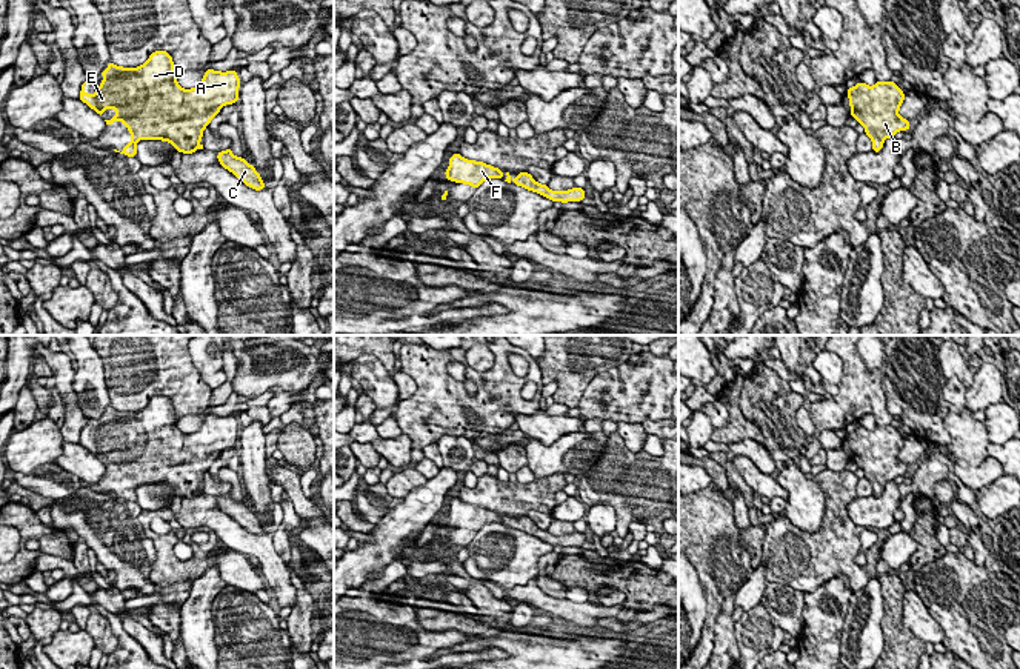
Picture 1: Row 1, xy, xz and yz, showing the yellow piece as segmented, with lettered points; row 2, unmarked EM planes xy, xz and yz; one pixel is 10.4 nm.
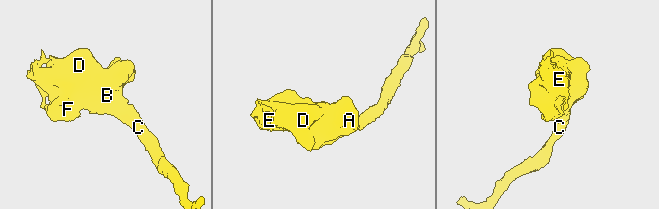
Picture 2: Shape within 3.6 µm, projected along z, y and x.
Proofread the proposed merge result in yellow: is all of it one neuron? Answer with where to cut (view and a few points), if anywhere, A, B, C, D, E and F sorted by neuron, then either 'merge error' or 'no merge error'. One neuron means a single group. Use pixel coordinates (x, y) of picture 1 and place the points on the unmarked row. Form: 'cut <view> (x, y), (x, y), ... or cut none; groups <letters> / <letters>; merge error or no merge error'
cut none; groups A B C D E F; no merge error

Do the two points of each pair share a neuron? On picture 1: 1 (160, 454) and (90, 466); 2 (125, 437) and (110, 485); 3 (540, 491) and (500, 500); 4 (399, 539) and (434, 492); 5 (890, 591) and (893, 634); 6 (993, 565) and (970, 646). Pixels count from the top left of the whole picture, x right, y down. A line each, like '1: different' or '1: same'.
1: different
2: same
3: same
4: same
5: same
6: different

